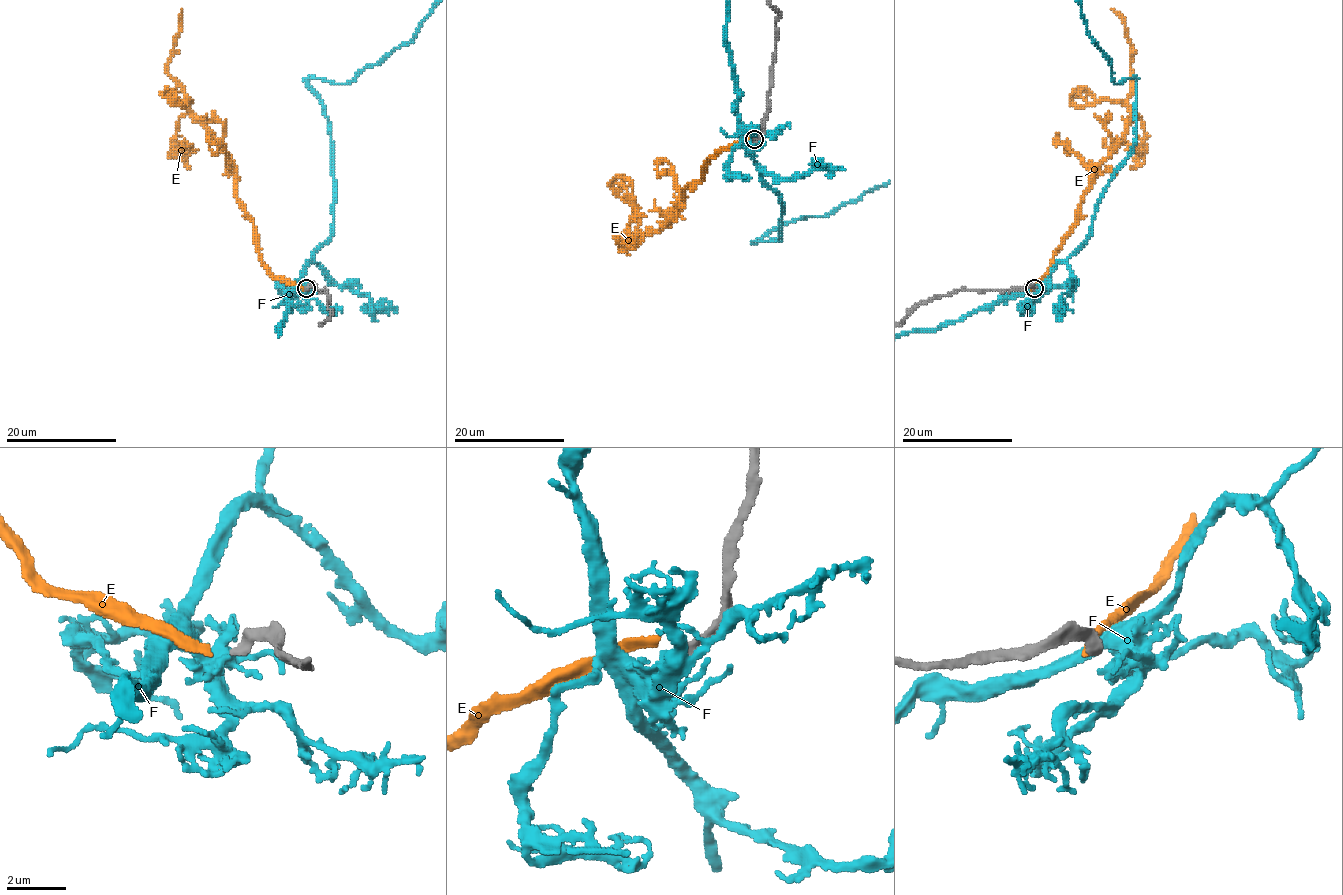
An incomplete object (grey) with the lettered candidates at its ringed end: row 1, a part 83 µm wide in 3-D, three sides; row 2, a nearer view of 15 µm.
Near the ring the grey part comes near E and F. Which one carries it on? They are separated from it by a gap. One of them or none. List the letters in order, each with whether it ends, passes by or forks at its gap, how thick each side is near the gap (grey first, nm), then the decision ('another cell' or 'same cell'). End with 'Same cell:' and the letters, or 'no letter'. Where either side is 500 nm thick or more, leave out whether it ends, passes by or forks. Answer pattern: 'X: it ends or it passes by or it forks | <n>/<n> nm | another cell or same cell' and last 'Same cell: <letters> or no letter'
E: it ends | 320/260 nm | same cell
F: it forks | 320/320 nm | another cell
Same cell: E

